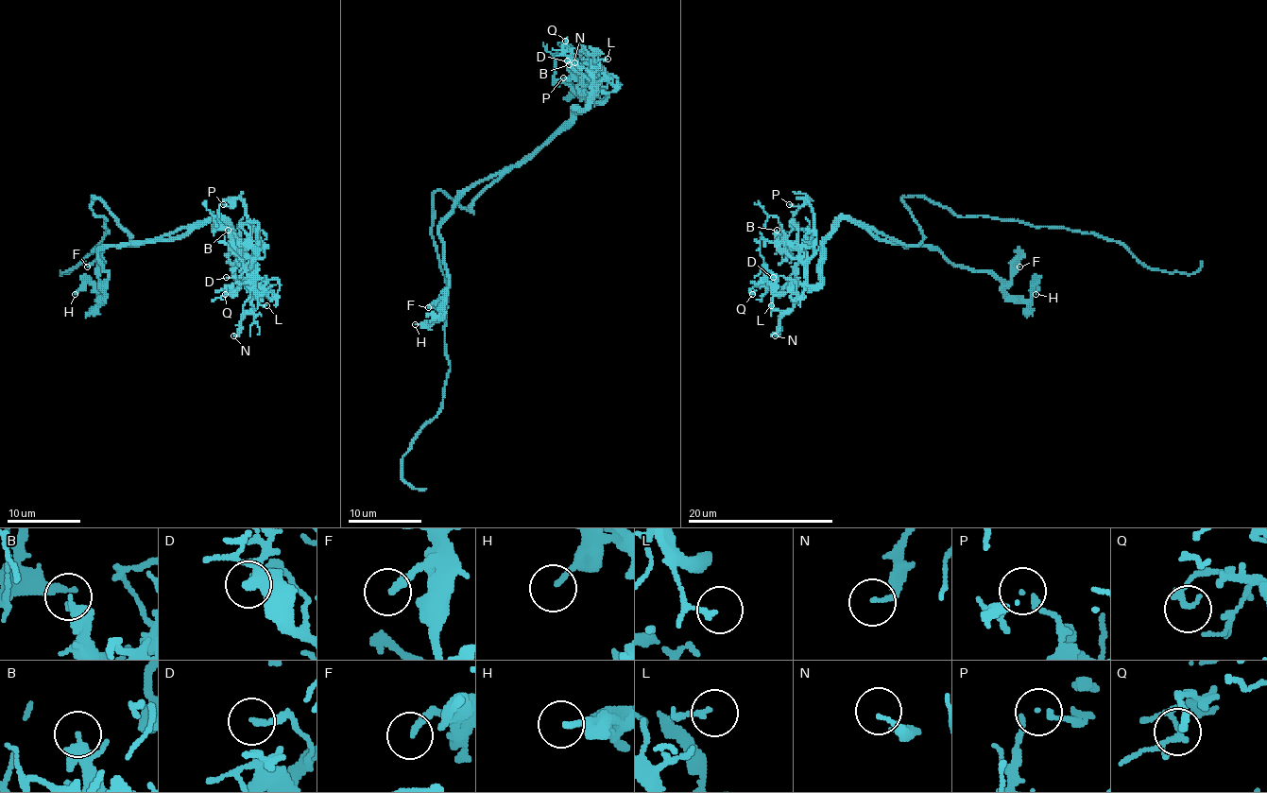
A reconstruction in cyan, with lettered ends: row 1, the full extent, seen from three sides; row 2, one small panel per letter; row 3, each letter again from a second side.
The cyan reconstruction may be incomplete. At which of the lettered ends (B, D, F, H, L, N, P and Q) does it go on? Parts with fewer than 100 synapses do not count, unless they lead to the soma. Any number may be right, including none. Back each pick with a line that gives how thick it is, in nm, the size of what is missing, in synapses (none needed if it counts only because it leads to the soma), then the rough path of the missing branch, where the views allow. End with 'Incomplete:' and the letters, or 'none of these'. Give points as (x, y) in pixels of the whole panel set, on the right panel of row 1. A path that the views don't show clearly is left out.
Incomplete: none of these

